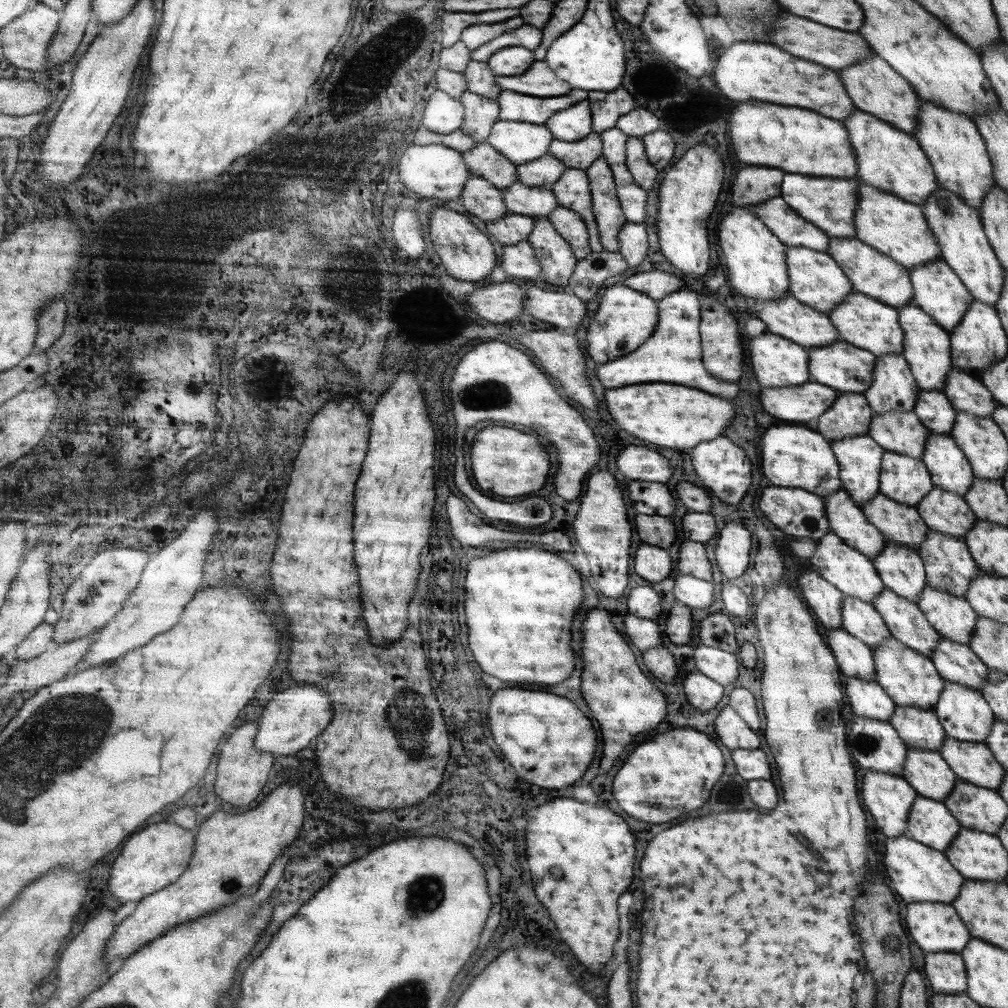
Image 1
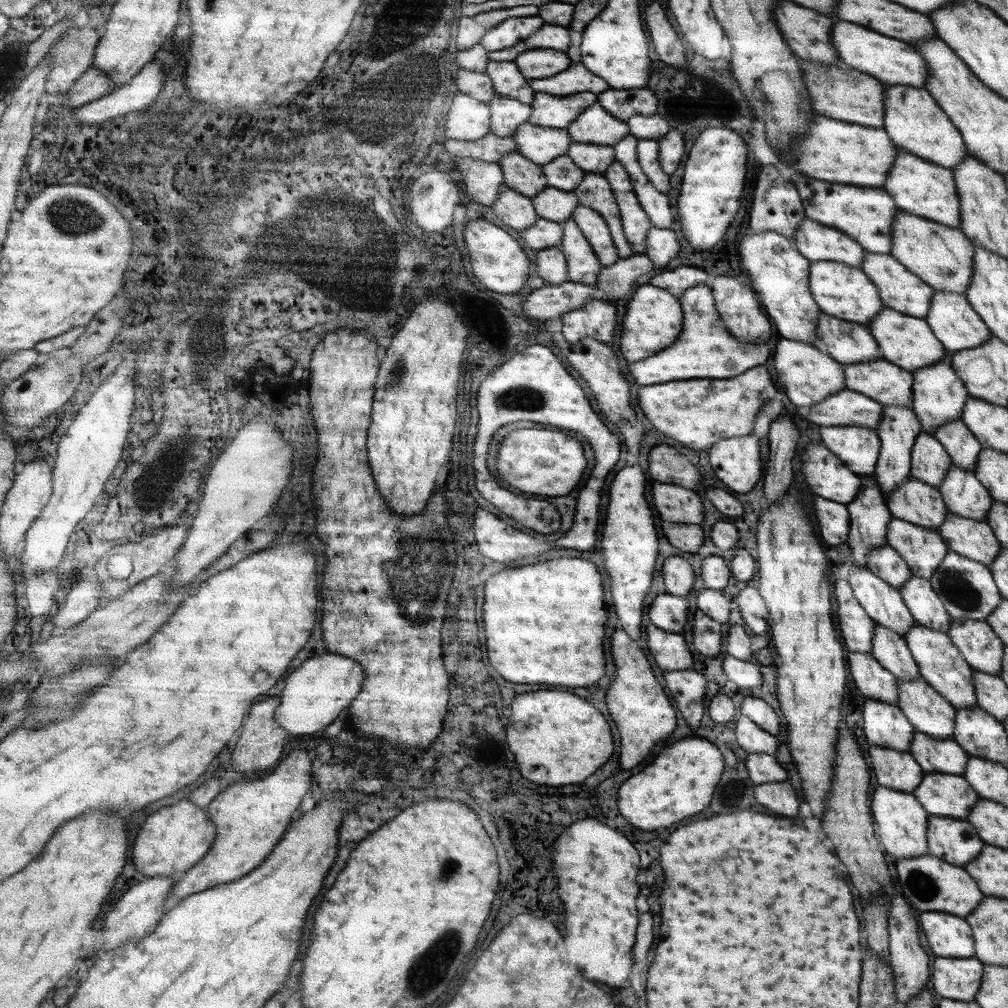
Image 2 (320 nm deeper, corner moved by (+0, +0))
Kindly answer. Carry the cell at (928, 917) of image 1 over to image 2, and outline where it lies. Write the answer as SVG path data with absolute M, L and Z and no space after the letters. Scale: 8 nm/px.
M921 912L927 944L939 958L973 958L973 938L965 920L941 912Z

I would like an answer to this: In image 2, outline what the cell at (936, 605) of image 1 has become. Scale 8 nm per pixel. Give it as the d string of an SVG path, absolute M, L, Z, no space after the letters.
M951 618L947 635L973 671L999 677L1004 645L985 621Z

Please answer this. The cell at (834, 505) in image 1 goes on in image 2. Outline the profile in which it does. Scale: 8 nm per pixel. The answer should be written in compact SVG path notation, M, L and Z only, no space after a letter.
M883 545L874 548L866 554L865 568L877 577L899 590L902 584L912 578L911 569L904 563L904 559L896 549Z

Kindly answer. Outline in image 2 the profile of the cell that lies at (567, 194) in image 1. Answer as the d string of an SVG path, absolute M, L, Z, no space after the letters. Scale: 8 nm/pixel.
M584 173L582 182L572 190L578 204L595 210L605 221L609 229L618 258L625 259L634 253L632 246L624 235L620 210L617 208L616 197L613 196L609 180L597 173Z

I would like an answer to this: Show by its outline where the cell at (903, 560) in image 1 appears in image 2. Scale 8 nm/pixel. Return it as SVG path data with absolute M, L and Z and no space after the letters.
M912 574L912 578L902 584L899 591L915 622L948 634L951 616L928 580Z

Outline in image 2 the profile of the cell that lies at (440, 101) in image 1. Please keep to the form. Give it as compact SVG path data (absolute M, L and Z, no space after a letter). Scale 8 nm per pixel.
M461 91L453 96L453 104L445 124L445 136L453 140L473 142L490 132L490 108Z

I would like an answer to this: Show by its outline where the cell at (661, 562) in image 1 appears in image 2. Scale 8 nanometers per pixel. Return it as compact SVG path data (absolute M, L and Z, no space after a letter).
M678 555L667 557L662 566L665 593L686 597L693 586L693 570L686 559Z

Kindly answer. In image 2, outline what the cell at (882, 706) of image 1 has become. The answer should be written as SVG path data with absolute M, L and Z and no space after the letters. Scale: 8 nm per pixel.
M866 698L862 707L863 732L871 746L908 752L914 728L897 705Z

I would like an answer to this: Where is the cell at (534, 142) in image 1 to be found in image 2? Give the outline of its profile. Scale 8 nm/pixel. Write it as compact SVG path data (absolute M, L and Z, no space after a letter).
M524 123L511 138L516 142L517 153L541 166L567 154L573 142L565 130Z

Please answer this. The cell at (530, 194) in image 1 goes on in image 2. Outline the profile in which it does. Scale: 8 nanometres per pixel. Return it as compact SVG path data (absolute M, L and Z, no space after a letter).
M549 186L531 200L534 206L533 210L539 218L560 224L570 219L578 205L578 200L572 191L563 192Z

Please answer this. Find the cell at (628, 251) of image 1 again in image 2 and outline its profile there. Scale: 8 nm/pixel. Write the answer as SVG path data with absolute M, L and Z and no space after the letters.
M651 227L647 231L645 256L652 262L654 268L663 268L679 252L679 242L671 229Z

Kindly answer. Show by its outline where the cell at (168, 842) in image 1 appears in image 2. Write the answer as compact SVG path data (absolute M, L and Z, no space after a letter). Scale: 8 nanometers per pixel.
M183 799L153 814L139 834L135 844L135 866L147 878L155 876L175 876L186 873L212 850L216 843L218 826L209 816L208 809L197 806L191 799Z

